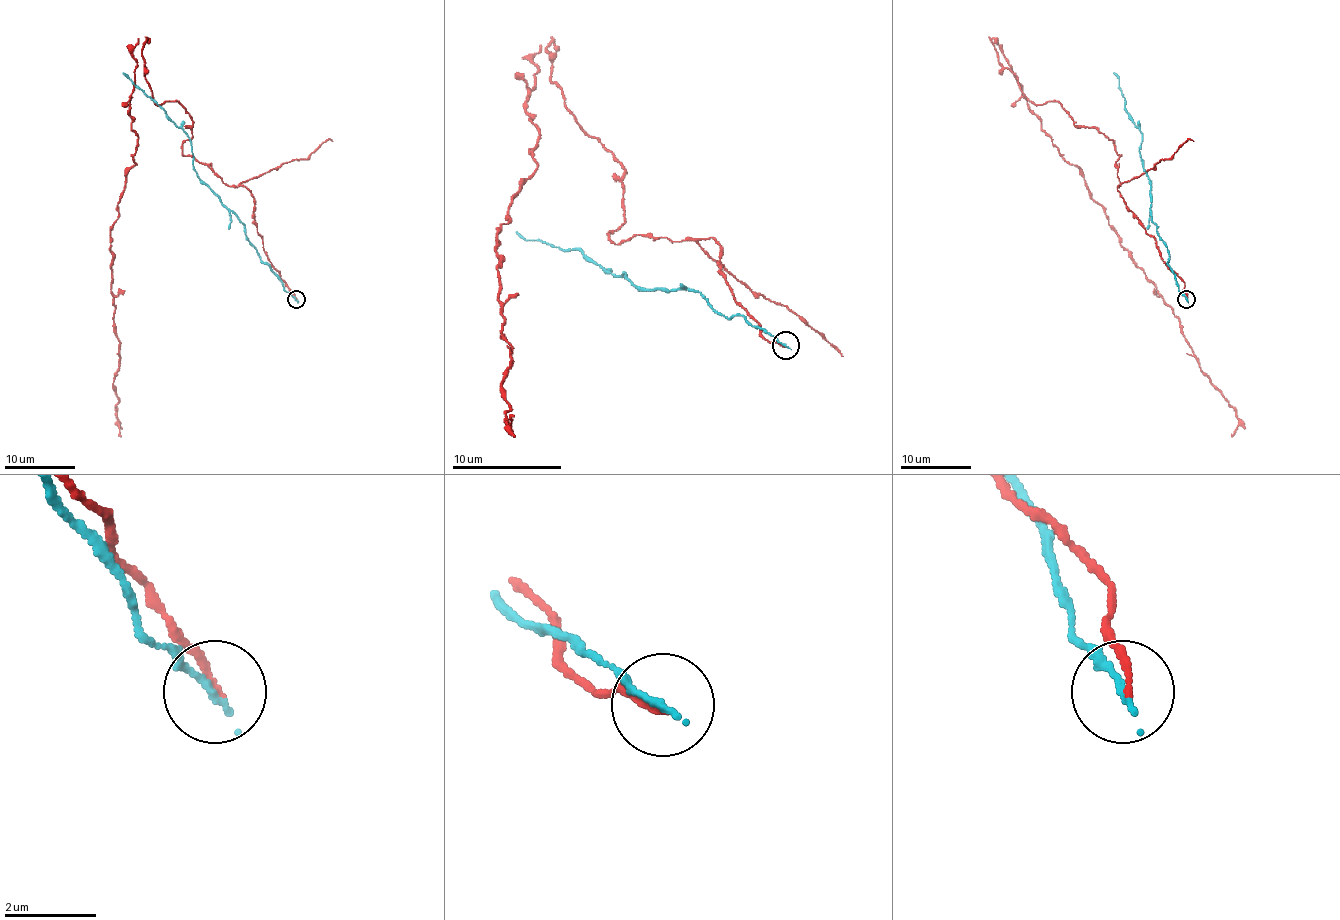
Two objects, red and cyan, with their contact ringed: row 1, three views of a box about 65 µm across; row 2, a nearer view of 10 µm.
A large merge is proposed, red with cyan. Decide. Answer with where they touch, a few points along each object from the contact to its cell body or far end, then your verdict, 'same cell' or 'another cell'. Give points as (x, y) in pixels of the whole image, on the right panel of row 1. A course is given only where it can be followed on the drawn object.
place (1186, 299); course red (1186, 299), (1117, 190), (1116, 145), (1056, 101), (1030, 101), (996, 45), (1233, 408), (1231, 436); course cyan (1186, 299), (1152, 220), (1151, 180), (1138, 150), (1142, 136), (1124, 108), (1114, 73); another cell

